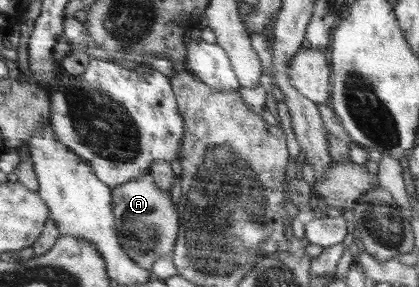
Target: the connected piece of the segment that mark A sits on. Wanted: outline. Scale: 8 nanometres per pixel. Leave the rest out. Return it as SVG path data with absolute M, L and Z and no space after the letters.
M151 174L111 188L114 198L115 226L126 252L140 267L152 269L158 258L170 258L179 228L178 212L171 195L161 189Z

